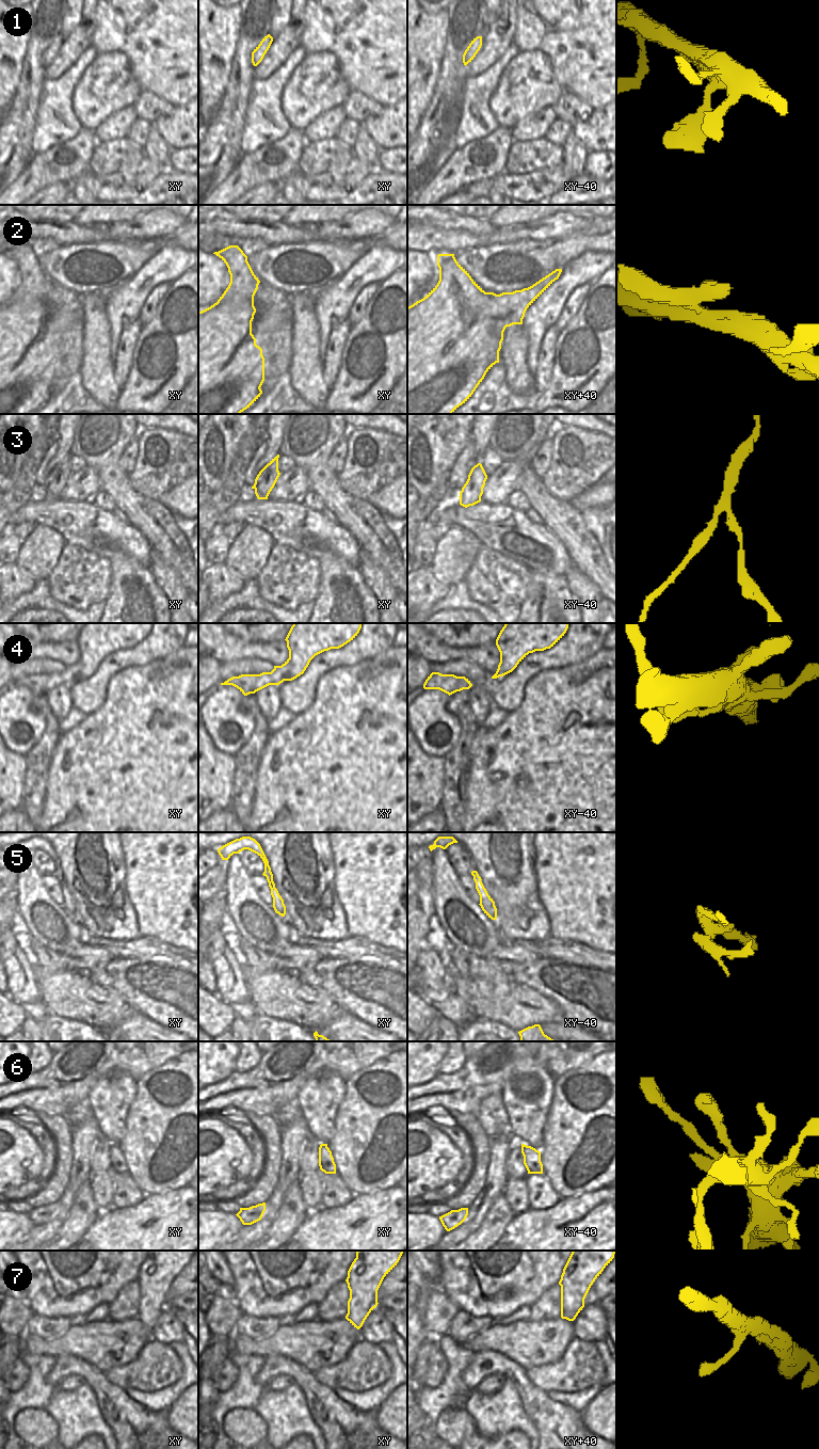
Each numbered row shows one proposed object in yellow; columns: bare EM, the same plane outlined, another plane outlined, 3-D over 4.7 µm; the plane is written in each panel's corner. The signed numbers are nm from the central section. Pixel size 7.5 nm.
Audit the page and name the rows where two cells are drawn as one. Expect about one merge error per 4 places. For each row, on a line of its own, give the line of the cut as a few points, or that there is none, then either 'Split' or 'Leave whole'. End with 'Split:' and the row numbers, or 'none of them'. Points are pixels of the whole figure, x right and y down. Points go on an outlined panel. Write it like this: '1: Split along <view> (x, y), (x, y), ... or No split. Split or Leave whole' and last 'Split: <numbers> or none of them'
1: No split. Leave whole
2: No split. Leave whole
3: Split along xy (258, 474), (260, 481), (255, 489). Split
4: No split. Leave whole
5: Split along xy (267, 876), (274, 887). Split
6: No split. Leave whole
7: No split. Leave whole
Split: 3, 5

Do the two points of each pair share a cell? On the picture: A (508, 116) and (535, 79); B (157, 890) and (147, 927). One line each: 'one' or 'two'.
A: one
B: one

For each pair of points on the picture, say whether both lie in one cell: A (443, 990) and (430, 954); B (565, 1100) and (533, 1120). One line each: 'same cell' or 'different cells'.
A: same cell
B: different cells

